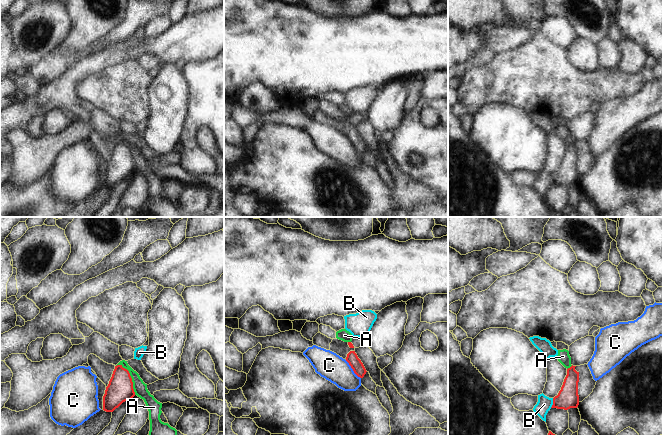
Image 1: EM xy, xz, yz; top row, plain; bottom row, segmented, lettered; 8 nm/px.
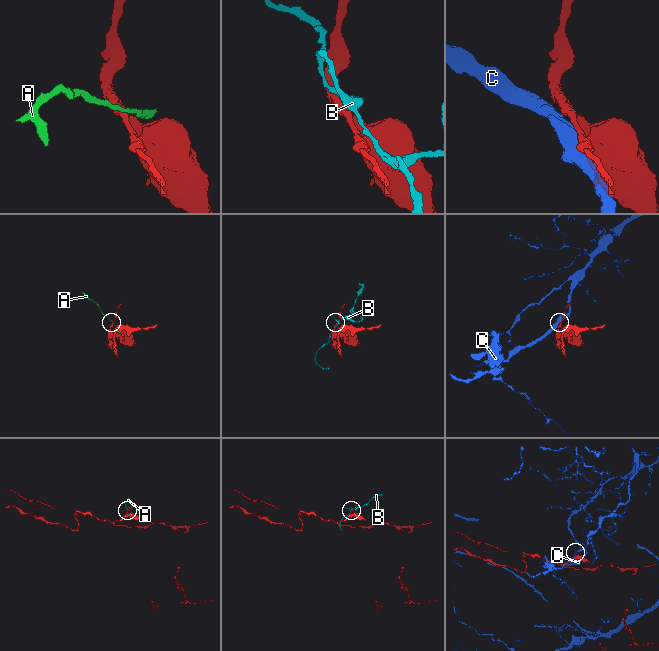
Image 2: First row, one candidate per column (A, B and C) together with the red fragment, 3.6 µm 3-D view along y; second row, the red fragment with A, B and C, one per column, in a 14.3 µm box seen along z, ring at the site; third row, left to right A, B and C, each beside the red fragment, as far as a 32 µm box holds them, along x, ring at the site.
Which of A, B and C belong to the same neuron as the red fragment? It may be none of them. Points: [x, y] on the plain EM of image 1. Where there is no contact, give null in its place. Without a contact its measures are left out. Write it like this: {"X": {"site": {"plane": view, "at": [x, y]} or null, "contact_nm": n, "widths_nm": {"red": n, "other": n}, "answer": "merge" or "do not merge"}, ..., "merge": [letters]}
{"A": {"site": {"plane": "xy", "at": [130, 153]}, "contact_nm": 280, "widths_nm": {"red": 200, "other": 110}, "answer": "do not merge"}, "B": {"site": {"plane": "yz", "at": [553, 179]}, "contact_nm": 80, "widths_nm": {"red": 170, "other": 120}, "answer": "do not merge"}, "C": {"site": {"plane": "xz", "at": [352, 144]}, "contact_nm": 200, "widths_nm": {"red": 90, "other": 220}, "answer": "do not merge"}, "merge": []}

